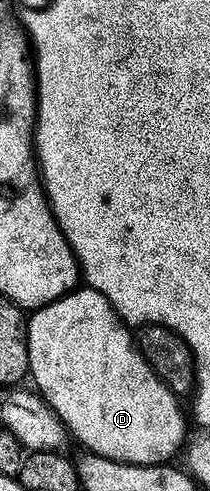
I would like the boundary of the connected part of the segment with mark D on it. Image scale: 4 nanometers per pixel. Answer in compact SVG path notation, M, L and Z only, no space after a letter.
M88 285L78 286L61 299L47 304L46 307L36 308L28 316L27 330L29 333L29 375L34 383L32 386L39 392L41 398L48 403L49 408L60 417L62 423L65 424L66 432L72 438L74 435L82 443L82 448L86 452L93 452L103 457L114 459L117 462L150 466L152 463L168 464L173 459L171 458L172 455L177 450L177 454L182 450L183 444L187 439L187 434L185 435L185 419L187 423L187 415L186 412L185 415L181 412L181 407L177 404L180 403L178 396L174 395L171 389L167 389L167 385L163 385L163 381L154 373L151 365L147 365L147 361L137 349L134 332L117 316L115 309L107 301L107 297L103 297L103 293L99 293L95 288Z

